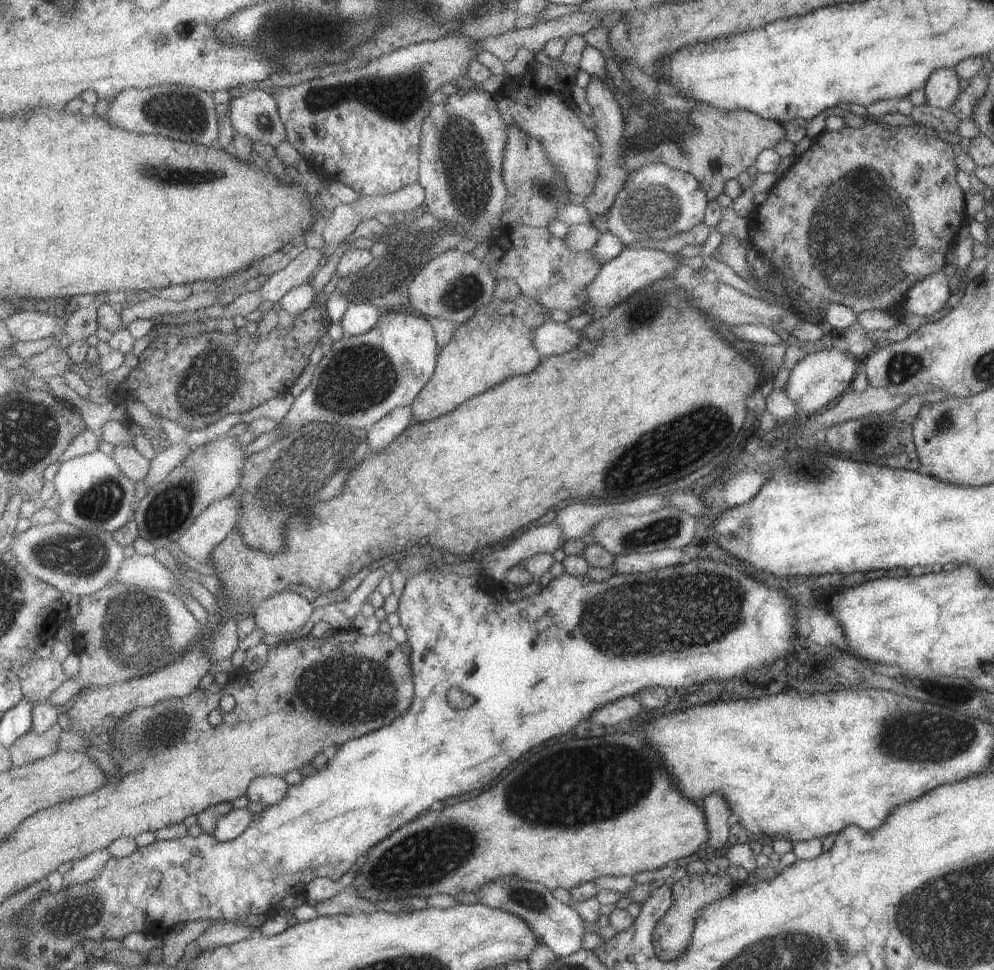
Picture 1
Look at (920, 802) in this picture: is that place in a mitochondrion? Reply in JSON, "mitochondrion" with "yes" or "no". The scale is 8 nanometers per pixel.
{"mitochondrion":"no"}

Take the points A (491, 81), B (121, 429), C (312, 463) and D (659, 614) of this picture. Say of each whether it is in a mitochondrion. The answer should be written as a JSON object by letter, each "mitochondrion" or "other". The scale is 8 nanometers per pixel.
{"A":"other","B":"other","C":"mitochondrion","D":"mitochondrion"}

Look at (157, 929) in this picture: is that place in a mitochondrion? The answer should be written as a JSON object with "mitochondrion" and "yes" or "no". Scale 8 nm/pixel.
{"mitochondrion":"no"}

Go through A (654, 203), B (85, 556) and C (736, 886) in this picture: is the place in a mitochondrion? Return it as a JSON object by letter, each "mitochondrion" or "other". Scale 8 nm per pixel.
{"A":"mitochondrion","B":"mitochondrion","C":"other"}

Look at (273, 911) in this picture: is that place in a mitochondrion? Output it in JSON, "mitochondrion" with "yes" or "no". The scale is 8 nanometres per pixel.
{"mitochondrion":"no"}

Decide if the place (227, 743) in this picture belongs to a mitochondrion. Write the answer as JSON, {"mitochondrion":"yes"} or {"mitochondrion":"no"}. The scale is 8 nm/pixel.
{"mitochondrion":"no"}

